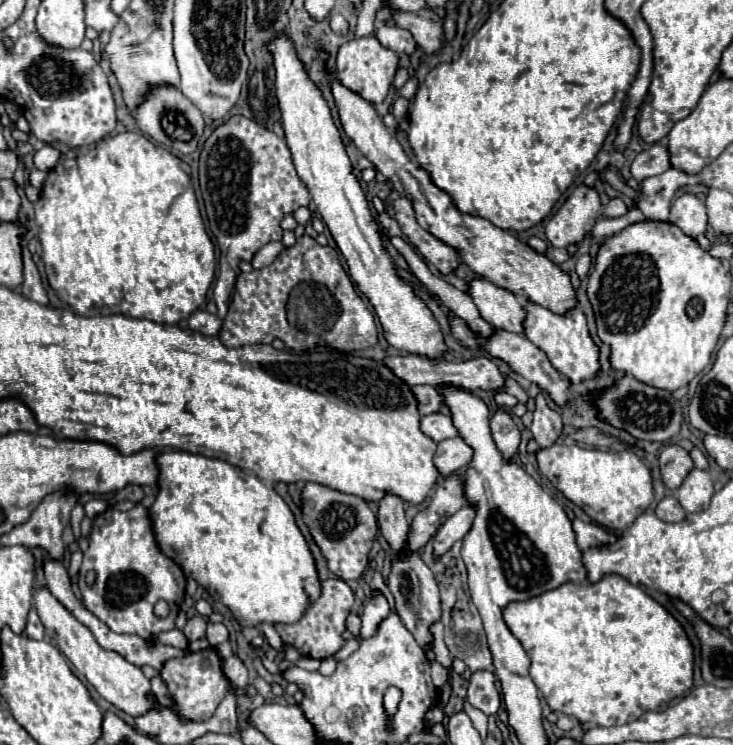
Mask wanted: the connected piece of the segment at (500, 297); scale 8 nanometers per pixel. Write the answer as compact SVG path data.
M474 278L468 284L468 294L478 306L480 316L494 328L522 334L522 320L526 318L526 310L510 290L504 290L490 280Z

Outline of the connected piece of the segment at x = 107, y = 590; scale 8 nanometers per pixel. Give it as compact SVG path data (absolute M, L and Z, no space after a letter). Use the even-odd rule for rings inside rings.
M136 504L128 512L110 508L94 518L90 548L84 552L78 586L84 606L90 612L94 612L114 632L136 634L140 638L150 638L152 634L172 630L186 594L184 572L158 548L148 508L142 504ZM86 572L96 572L92 586L86 584ZM158 600L166 600L170 606L170 614L166 618L156 618L152 612Z

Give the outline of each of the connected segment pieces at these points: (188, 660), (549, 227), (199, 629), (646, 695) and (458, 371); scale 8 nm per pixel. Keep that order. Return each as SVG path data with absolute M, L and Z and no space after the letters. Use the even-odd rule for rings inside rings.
M216 648L186 652L182 658L172 658L164 664L160 676L166 682L166 686L170 688L172 700L174 700L180 716L194 720L194 722L208 720L214 714L214 710L218 708L218 704L222 702L222 698L226 696L226 692L232 688L230 680L222 672L222 658L216 652Z
M582 184L574 188L570 198L546 224L546 238L552 246L566 248L570 244L582 242L600 216L614 218L614 216L622 216L624 212L626 206L620 198L614 198L604 206L600 202L598 192ZM614 202L620 202L620 206L614 206Z
M194 616L194 618L190 618L188 622L186 622L186 626L184 626L184 636L188 638L188 642L194 642L194 640L200 640L200 638L204 638L204 634L206 634L206 620L202 618L202 616Z
M610 574L604 576L598 584L592 586L576 586L572 582L562 584L556 590L544 592L542 596L536 596L534 600L528 602L512 602L506 606L504 610L504 622L508 624L510 632L520 640L520 644L524 646L526 654L532 660L530 666L530 678L534 680L534 684L538 686L538 690L542 692L544 700L548 702L548 706L554 712L562 712L568 716L576 716L580 722L584 724L596 724L596 726L616 726L616 724L626 724L632 722L636 718L640 718L644 712L656 710L660 704L668 704L672 698L684 696L684 692L688 692L692 688L692 674L694 674L694 648L688 640L688 634L684 632L684 628L680 626L680 622L664 608L660 606L652 596L648 596L640 586L630 584L626 578L618 576L618 574Z
M388 356L382 360L384 366L388 366L394 376L398 376L402 382L414 386L414 384L430 384L430 386L440 386L440 384L450 384L450 386L458 386L464 390L492 390L492 392L500 392L504 390L504 376L500 374L500 370L496 368L496 364L484 356L468 360L468 362L460 362L460 364L452 364L446 360L428 360L422 356Z

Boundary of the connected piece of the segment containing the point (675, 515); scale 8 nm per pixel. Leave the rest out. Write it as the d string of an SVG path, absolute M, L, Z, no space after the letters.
M674 496L662 498L662 500L658 502L658 506L656 506L654 512L656 512L656 516L658 516L660 520L664 520L664 522L680 522L680 520L684 520L684 516L686 516L684 508L678 504L678 500L676 500Z

